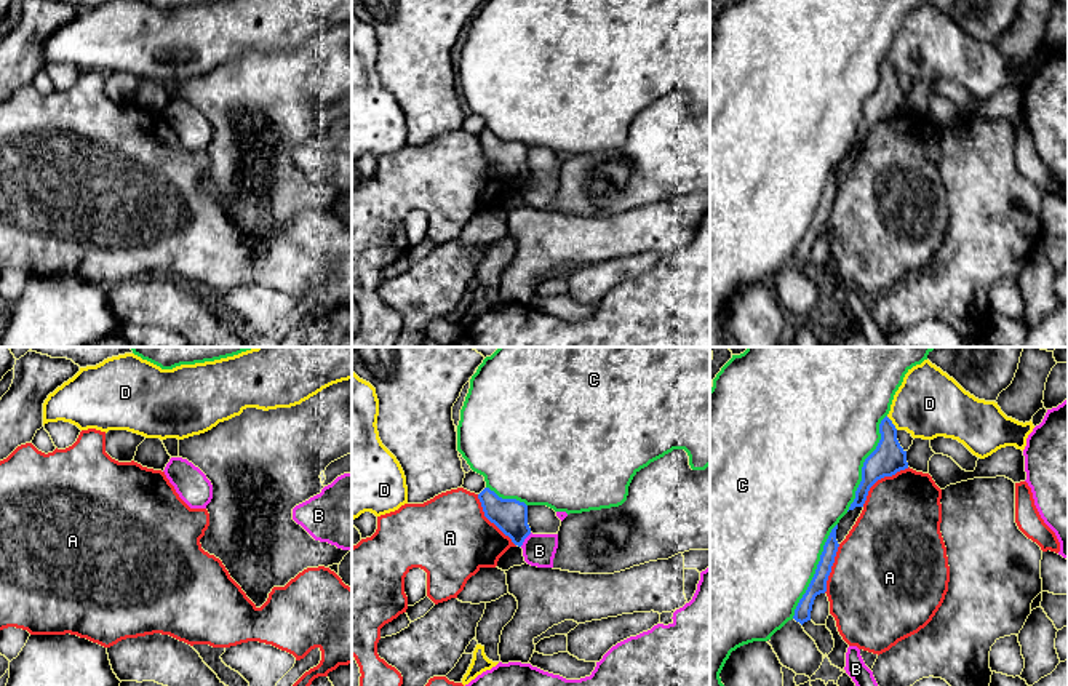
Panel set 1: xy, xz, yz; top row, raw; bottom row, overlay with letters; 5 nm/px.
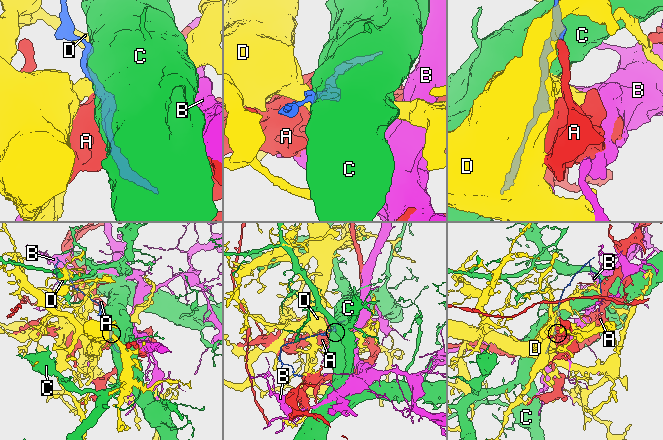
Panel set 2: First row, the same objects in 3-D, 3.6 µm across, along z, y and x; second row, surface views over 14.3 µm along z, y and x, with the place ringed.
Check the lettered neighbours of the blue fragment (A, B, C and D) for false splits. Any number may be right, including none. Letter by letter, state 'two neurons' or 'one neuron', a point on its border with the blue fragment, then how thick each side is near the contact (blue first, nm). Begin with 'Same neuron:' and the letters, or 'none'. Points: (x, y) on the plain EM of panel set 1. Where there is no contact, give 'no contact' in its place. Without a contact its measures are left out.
Same neuron: none
A: two neurons; meets blue in yz at (880, 120); 160 nm thick on the blue side, 400 nm on the other
B: two neurons; meets blue in xz at (525, 179); 170 nm thick on the blue side, 160 nm on the other
C: two neurons; meets blue in yz at (864, 104); 160 nm thick on the blue side, 500 nm on the other
D: two neurons; meets blue in yz at (891, 64); 160 nm thick on the blue side, 340 nm on the other

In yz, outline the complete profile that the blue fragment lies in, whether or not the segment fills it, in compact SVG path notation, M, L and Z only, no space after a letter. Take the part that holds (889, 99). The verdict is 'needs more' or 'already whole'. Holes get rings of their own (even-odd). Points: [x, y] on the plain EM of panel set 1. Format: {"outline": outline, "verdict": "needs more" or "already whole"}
{"outline": "M886 58L879 66L881 82L876 91L865 101L862 109L862 123L855 133L855 141L849 152L863 149L870 130L884 118L892 118L908 110L907 93L897 82L897 70Z", "verdict": "already whole"}

